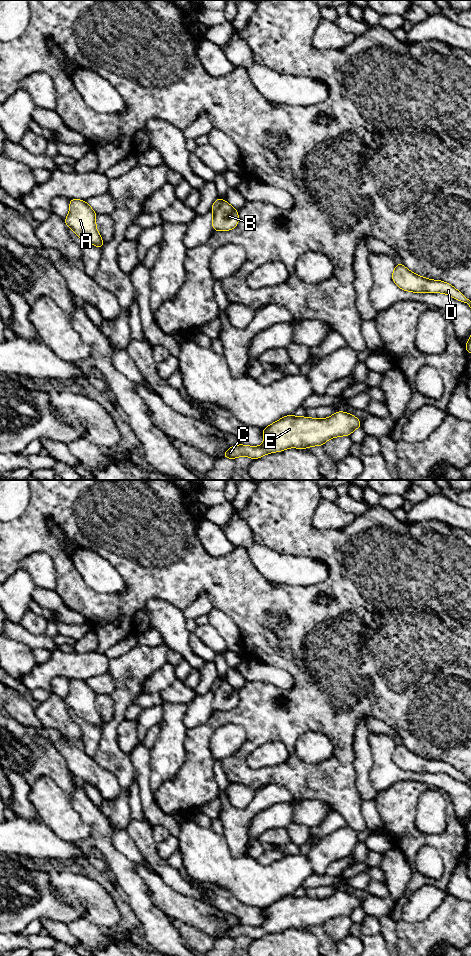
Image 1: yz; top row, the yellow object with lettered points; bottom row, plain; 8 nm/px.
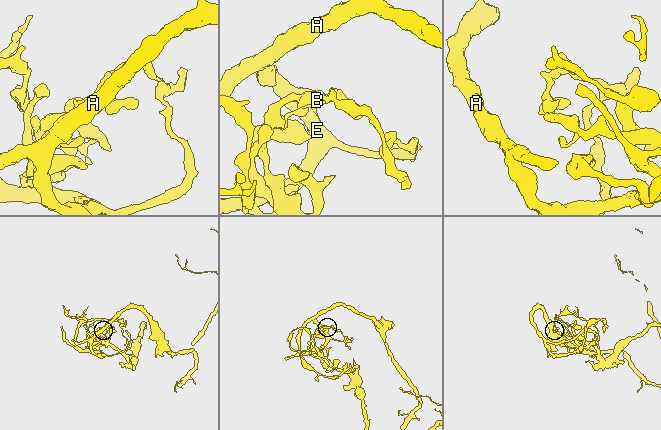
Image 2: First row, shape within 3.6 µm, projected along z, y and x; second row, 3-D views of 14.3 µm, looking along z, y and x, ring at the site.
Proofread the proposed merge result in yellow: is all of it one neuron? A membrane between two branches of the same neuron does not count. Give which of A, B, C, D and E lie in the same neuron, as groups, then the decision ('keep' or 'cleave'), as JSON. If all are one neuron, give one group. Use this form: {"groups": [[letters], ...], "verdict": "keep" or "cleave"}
{"groups": [["A", "C", "E"], ["B", "D"]], "verdict": "cleave"}

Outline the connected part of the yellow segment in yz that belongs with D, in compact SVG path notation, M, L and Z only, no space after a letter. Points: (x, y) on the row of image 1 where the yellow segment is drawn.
M401 262L396 264L392 273L392 280L404 291L415 293L445 293L458 301L467 303L471 307L471 300L451 284L416 275L408 270Z

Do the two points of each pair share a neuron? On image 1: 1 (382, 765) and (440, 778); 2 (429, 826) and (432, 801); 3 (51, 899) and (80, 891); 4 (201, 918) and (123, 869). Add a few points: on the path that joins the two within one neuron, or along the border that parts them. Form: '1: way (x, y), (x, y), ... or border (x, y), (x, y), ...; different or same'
1: way (396, 775), (426, 778); same
2: way (429, 820), (432, 807); same
3: border (49, 876), (50, 887), (66, 902), (83, 905); different
4: border (134, 864), (135, 871), (146, 885), (154, 903); different

